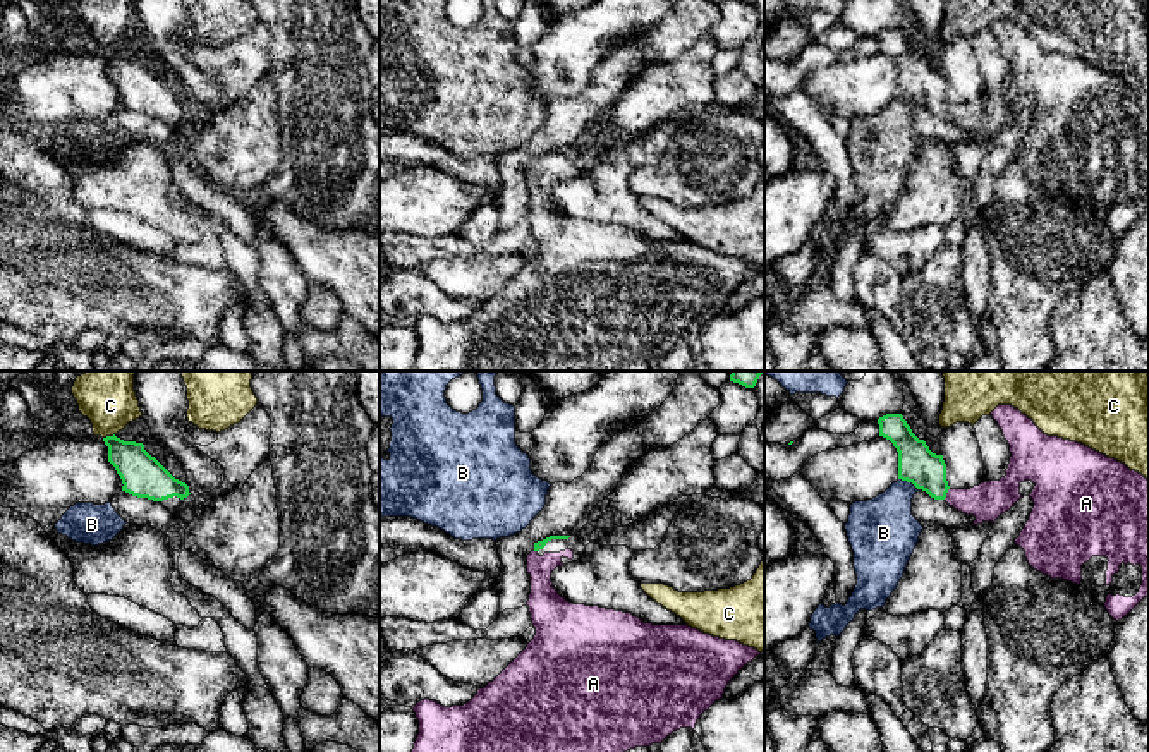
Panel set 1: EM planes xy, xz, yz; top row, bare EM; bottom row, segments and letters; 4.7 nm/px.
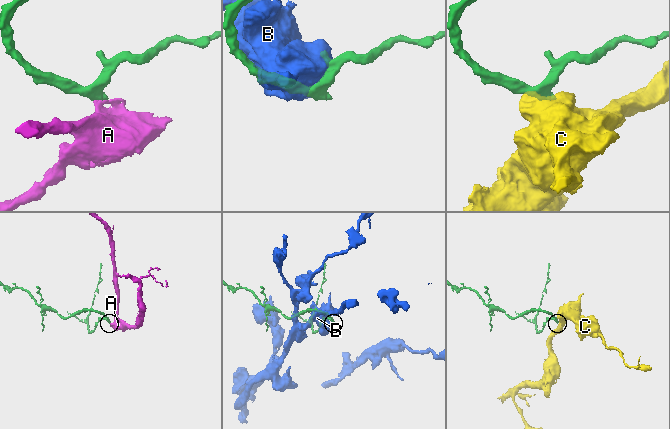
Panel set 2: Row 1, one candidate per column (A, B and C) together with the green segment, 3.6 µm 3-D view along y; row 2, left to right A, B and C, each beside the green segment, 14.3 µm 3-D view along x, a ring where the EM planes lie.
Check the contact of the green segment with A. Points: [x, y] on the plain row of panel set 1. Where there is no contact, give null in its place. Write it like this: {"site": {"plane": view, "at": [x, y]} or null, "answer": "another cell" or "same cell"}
{"site": {"plane": "yz", "at": [947, 107]}, "answer": "same cell"}

